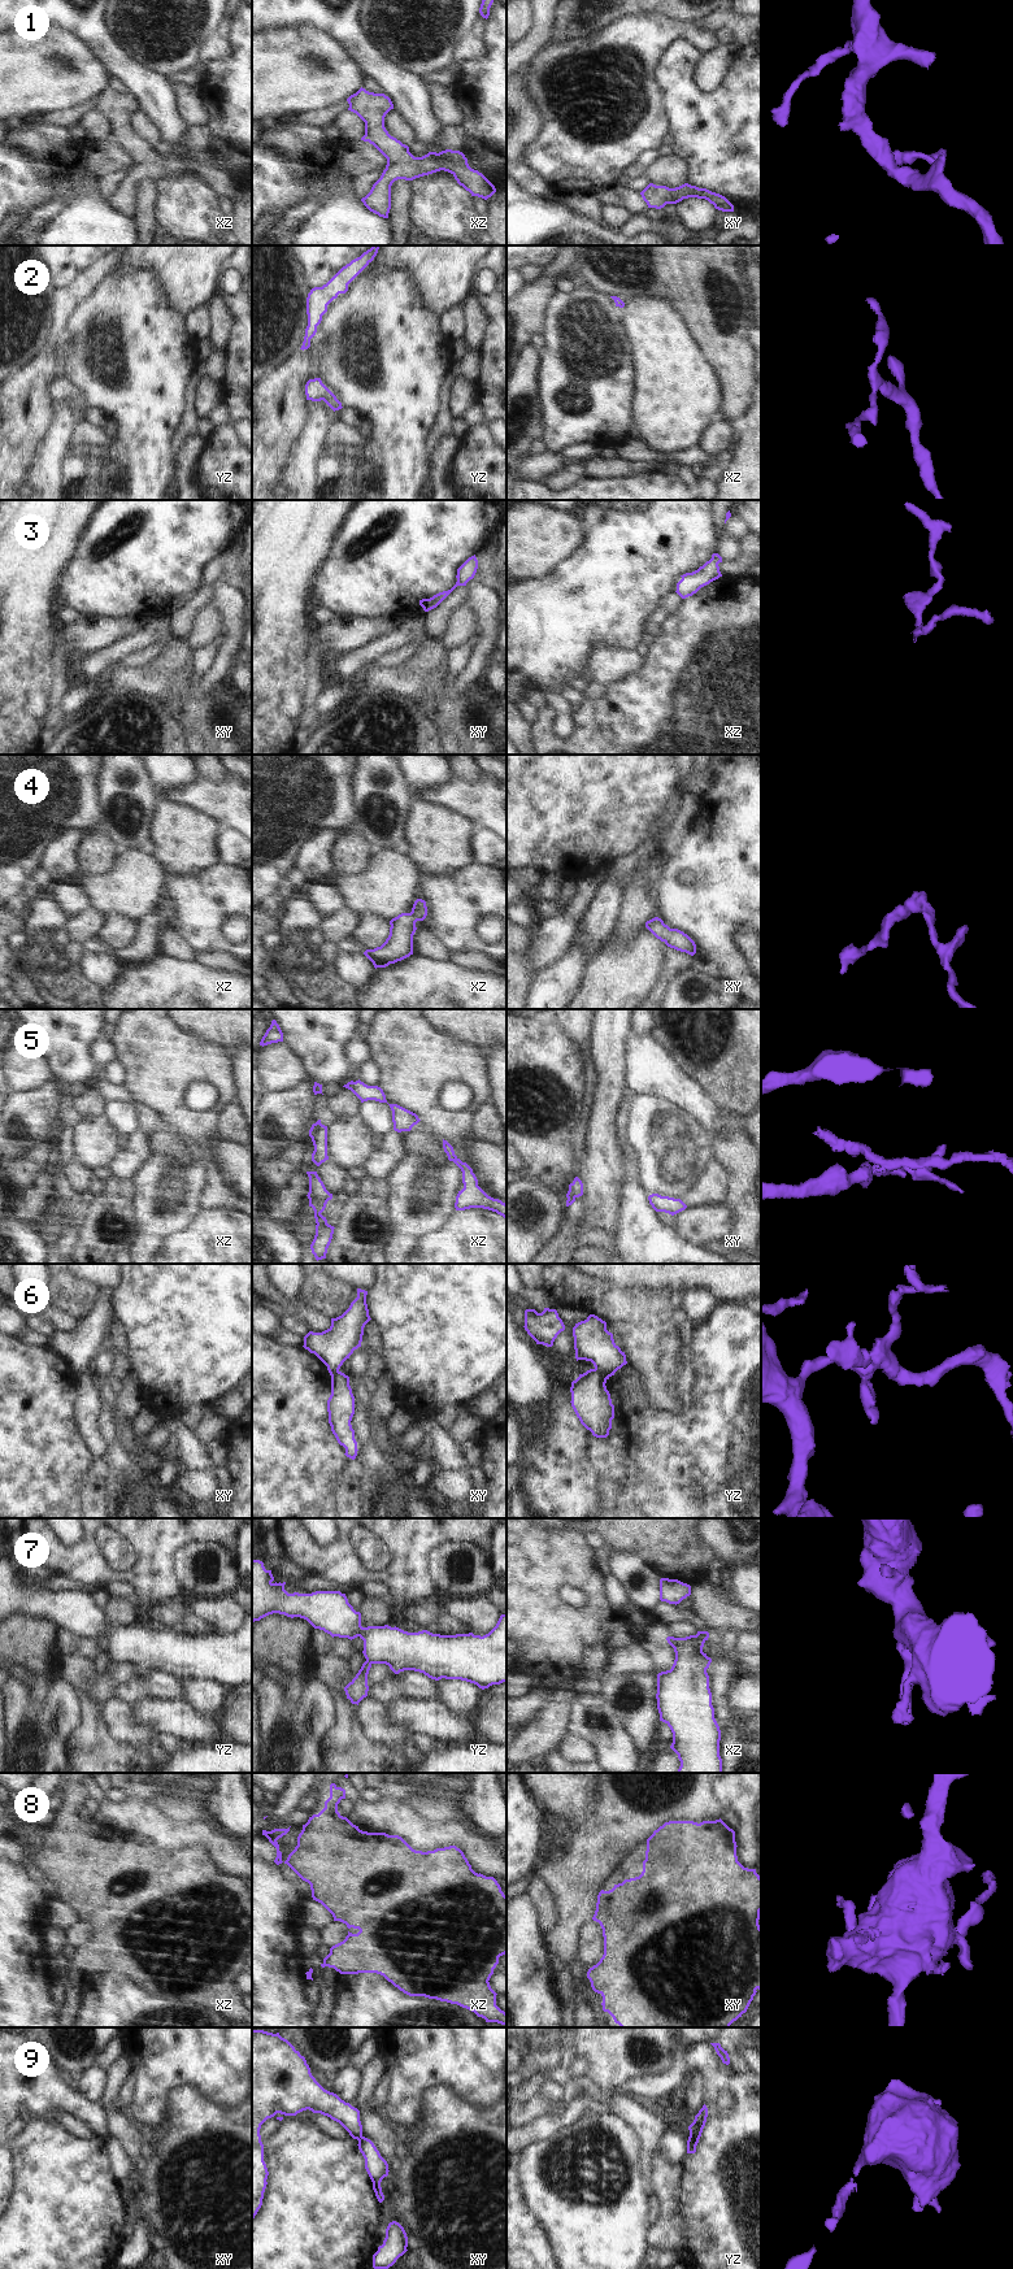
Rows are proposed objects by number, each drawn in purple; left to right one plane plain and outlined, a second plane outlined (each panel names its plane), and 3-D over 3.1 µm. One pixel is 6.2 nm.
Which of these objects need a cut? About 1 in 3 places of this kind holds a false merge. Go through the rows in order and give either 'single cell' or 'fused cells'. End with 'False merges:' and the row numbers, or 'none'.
1: single cell
2: single cell
3: single cell
4: single cell
5: fused cells
6: fused cells
7: fused cells
8: single cell
9: fused cells
False merges: 5, 6, 7, 9

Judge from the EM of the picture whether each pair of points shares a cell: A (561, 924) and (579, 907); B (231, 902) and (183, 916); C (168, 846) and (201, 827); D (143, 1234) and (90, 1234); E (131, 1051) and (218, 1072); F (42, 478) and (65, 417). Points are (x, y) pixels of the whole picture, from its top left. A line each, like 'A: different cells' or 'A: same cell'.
A: different cells
B: same cell
C: same cell
D: different cells
E: same cell
F: same cell

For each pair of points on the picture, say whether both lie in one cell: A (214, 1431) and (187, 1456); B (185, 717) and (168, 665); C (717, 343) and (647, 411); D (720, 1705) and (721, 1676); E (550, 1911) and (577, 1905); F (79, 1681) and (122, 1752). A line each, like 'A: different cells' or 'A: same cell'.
A: different cells
B: same cell
C: different cells
D: same cell
E: different cells
F: same cell

